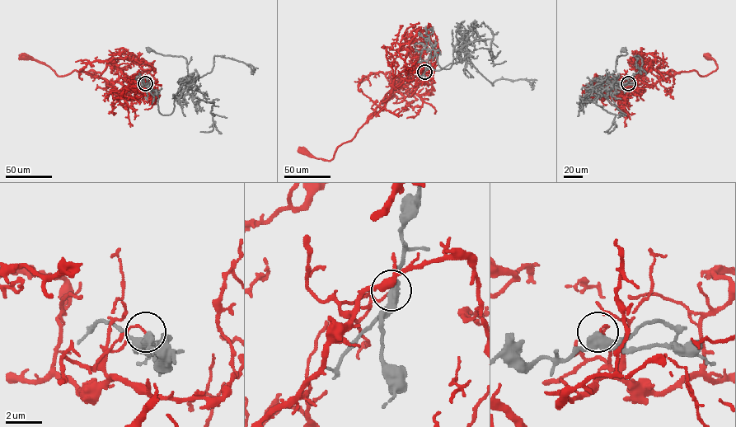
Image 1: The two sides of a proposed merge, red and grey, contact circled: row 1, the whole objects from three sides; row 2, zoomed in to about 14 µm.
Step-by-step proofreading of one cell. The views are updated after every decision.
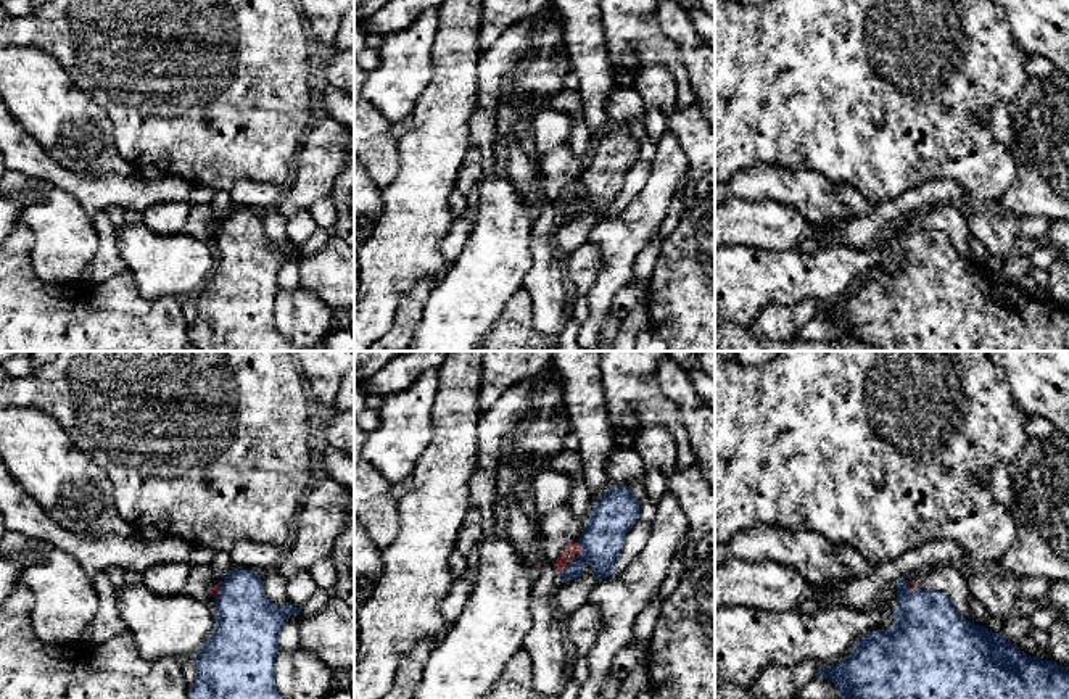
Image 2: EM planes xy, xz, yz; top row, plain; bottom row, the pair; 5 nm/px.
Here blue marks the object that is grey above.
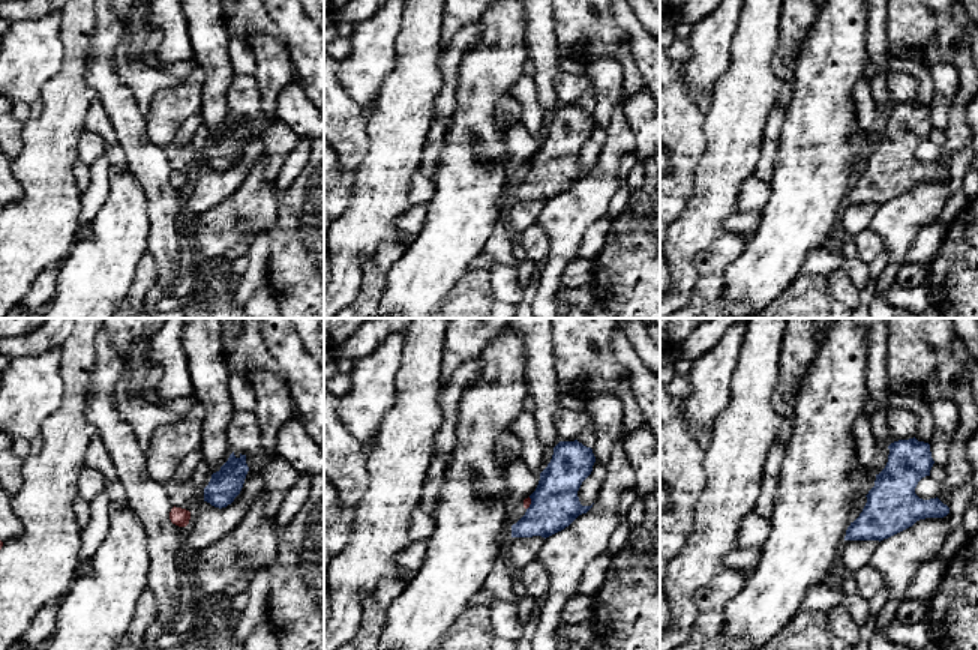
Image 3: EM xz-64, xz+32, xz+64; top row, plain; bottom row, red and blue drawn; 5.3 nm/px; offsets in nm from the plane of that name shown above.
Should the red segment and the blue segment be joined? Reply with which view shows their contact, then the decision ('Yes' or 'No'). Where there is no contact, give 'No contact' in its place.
Touches red in xz. No

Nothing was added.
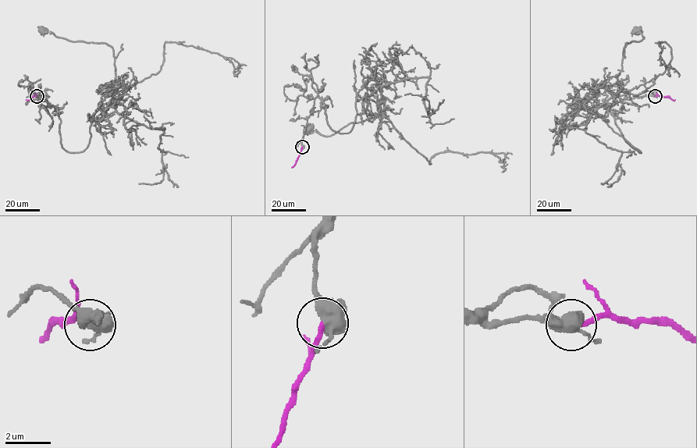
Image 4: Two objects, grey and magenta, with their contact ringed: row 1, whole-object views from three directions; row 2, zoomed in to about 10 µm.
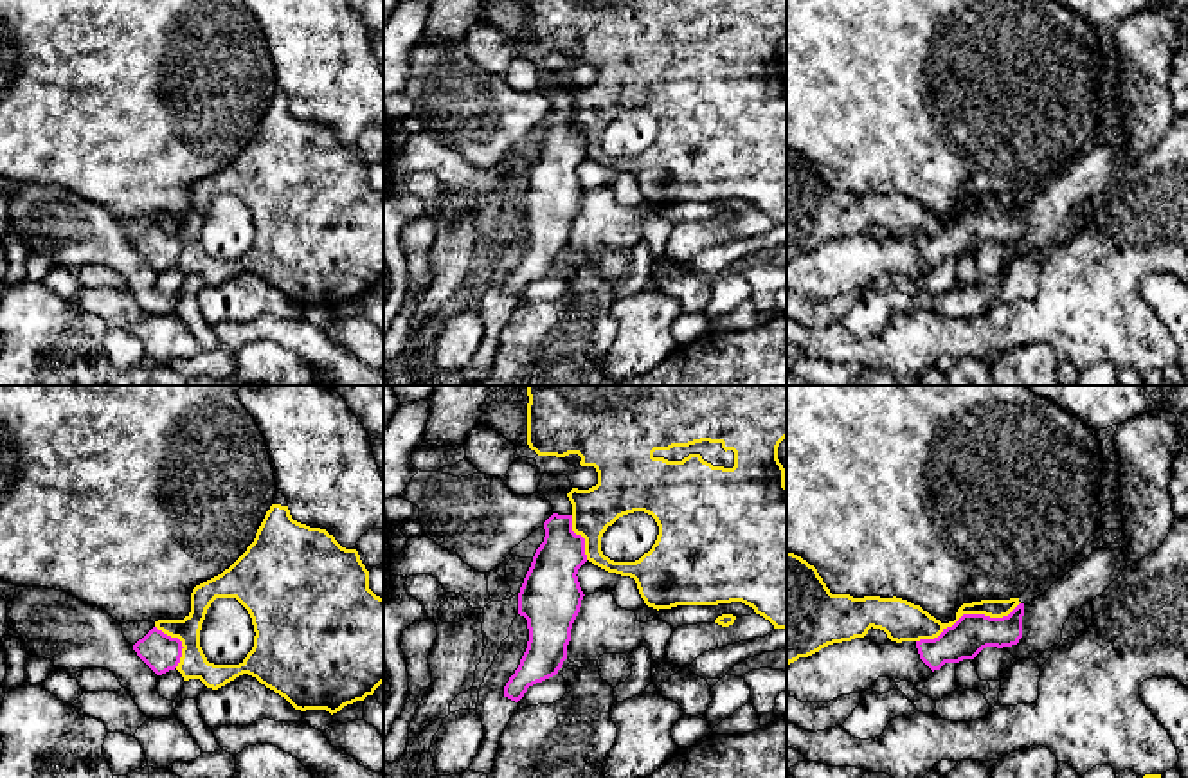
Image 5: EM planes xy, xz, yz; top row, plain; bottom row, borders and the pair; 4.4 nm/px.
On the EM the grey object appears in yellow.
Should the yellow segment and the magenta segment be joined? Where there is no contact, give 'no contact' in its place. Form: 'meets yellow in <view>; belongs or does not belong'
meets yellow in yz; does not belong

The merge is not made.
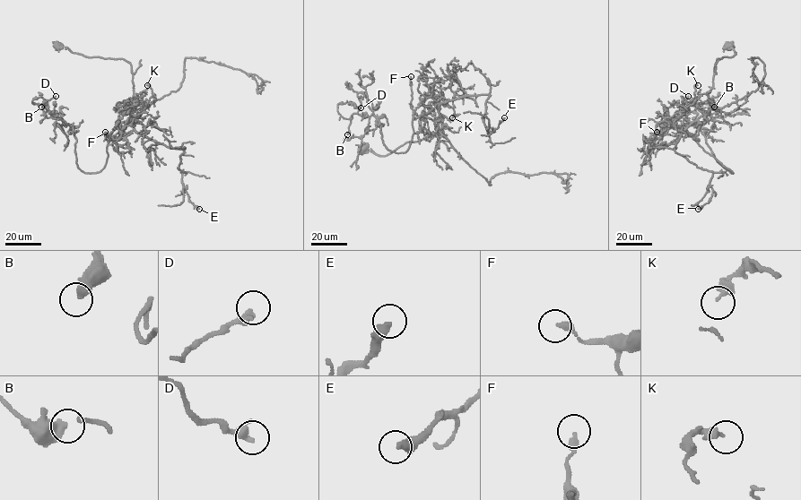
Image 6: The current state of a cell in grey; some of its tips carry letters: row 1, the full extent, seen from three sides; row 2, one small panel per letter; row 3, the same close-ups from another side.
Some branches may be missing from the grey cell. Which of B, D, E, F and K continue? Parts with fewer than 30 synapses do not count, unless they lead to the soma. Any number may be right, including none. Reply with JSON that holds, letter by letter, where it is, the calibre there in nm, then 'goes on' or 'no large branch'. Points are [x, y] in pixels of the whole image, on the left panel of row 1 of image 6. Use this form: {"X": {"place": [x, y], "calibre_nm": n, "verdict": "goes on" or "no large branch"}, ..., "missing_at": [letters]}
{"B": {"place": [41, 107], "calibre_nm": 480, "verdict": "no large branch"}, "D": {"place": [56, 96], "calibre_nm": 340, "verdict": "no large branch"}, "E": {"place": [199, 209], "calibre_nm": 440, "verdict": "goes on"}, "F": {"place": [105, 132], "calibre_nm": 280, "verdict": "no large branch"}, "K": {"place": [147, 85], "calibre_nm": 360, "verdict": "no large branch"}, "missing_at": ["E"]}

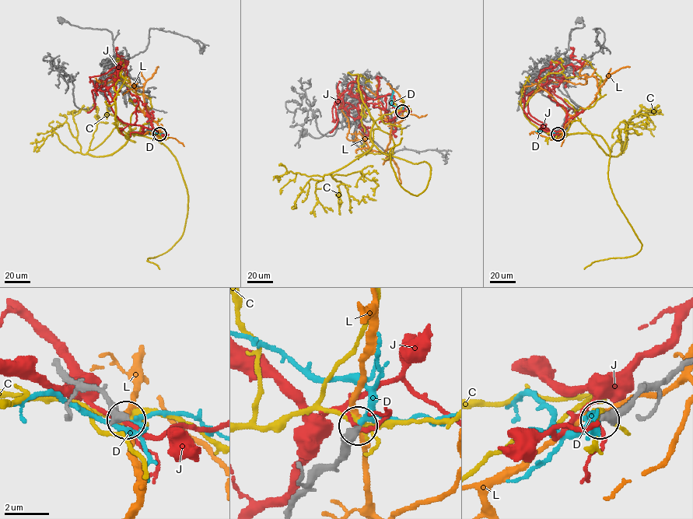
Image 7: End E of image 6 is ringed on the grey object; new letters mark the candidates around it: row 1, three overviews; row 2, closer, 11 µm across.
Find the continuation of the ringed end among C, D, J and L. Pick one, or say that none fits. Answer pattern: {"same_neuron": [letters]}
{"same_neuron": ["D"]}

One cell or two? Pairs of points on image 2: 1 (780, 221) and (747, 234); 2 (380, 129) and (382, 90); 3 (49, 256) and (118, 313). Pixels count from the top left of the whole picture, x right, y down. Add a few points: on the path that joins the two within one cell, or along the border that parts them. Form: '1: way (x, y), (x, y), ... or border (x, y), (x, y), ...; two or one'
1: way (771, 223), (755, 226); one
2: border (371, 102), (393, 126); two
3: border (41, 279), (50, 284), (79, 282); two

